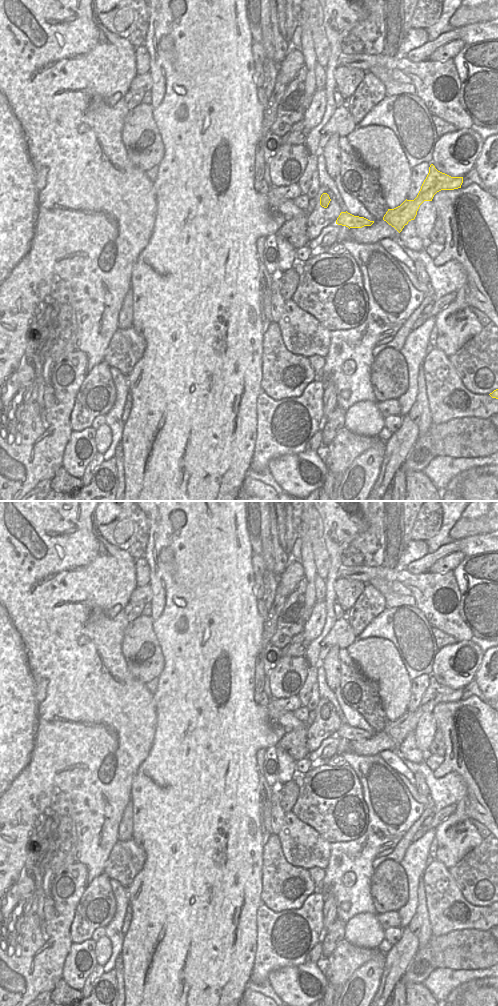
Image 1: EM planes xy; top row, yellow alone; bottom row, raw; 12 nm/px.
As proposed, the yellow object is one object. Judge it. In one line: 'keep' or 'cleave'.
keep

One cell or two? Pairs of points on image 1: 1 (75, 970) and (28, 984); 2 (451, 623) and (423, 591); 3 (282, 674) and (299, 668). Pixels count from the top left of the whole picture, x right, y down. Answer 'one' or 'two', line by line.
1: two
2: one
3: one

